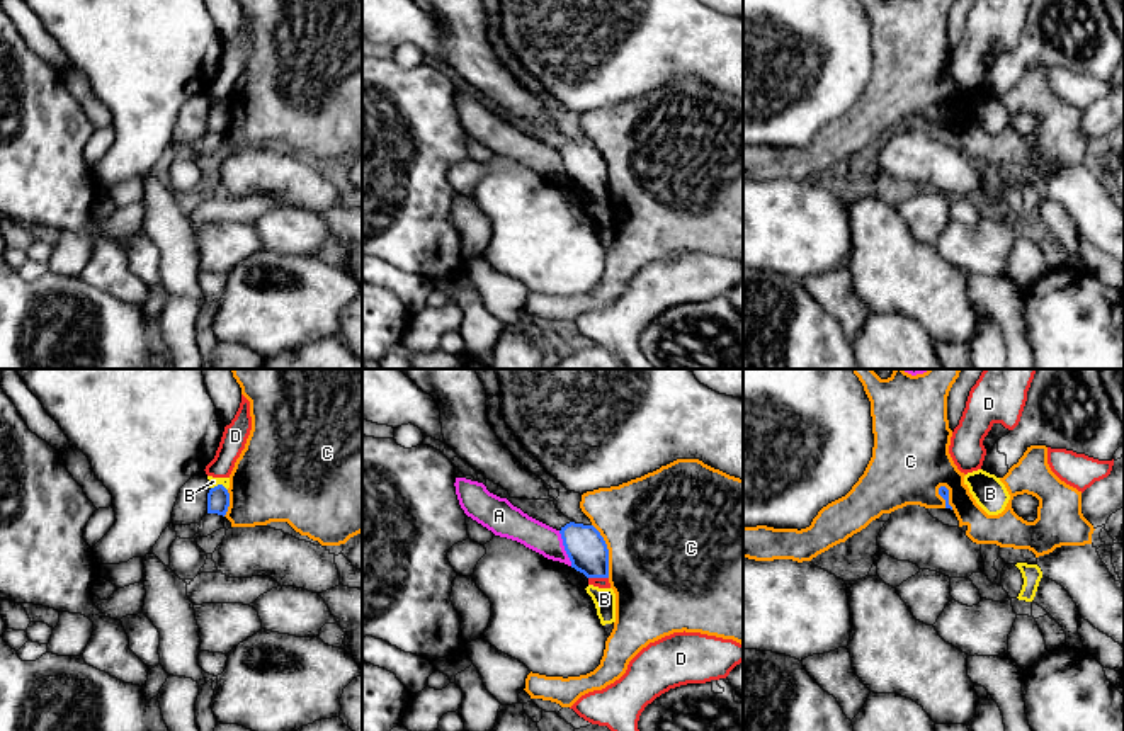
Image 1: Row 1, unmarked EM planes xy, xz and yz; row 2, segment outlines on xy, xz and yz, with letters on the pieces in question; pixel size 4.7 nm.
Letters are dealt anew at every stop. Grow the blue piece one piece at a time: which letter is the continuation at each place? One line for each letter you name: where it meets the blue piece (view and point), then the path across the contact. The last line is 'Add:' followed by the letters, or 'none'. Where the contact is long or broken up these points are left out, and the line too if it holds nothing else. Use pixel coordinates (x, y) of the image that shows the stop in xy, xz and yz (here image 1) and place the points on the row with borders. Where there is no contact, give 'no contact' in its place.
Add: none

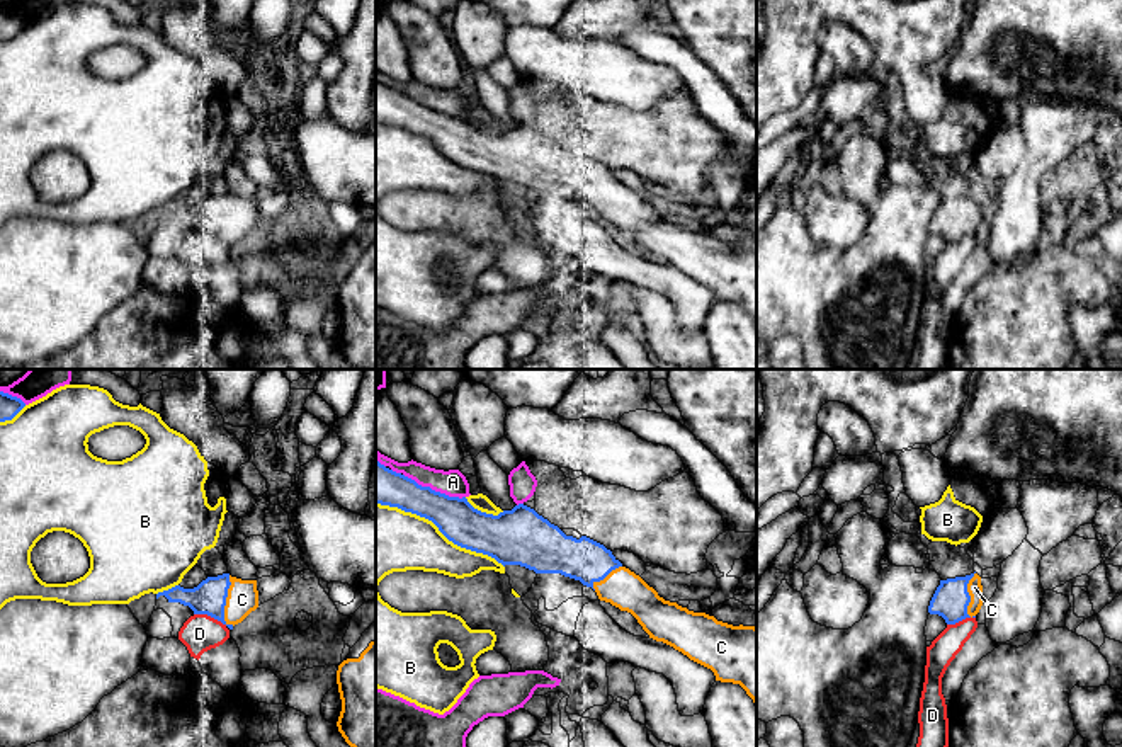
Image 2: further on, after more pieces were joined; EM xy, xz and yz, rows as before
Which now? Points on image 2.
C: meets blue in xy at (225, 601); runs through xy (209, 598), (225, 601), (242, 599)
Add: C

